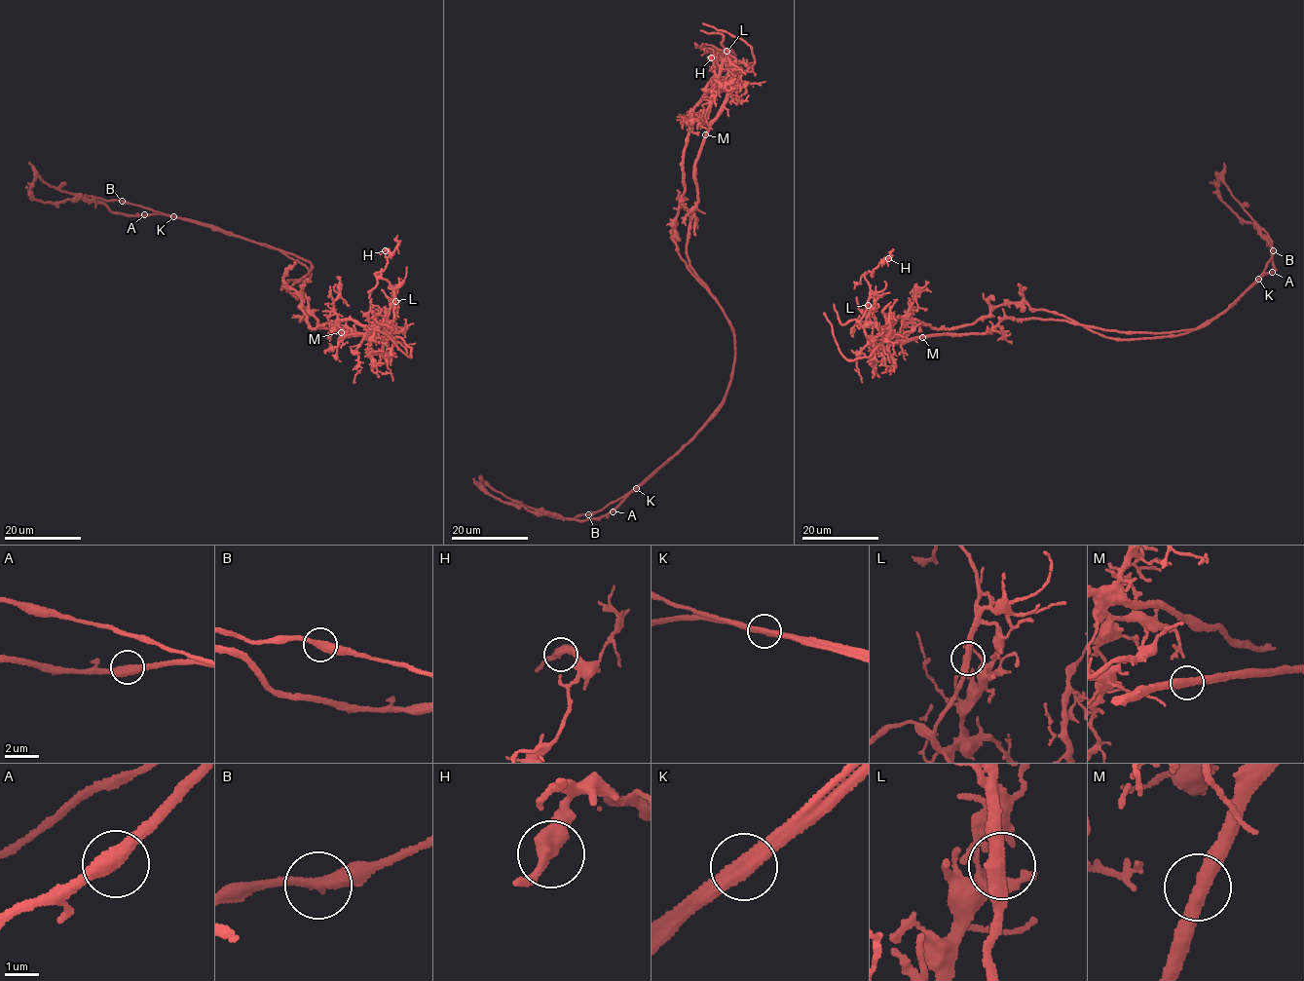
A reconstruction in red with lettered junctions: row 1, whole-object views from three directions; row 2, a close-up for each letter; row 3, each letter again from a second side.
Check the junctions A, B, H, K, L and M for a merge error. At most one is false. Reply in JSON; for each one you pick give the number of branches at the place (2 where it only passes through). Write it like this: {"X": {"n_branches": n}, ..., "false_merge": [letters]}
{"K": {"n_branches": 2}, "false_merge": ["K"]}

